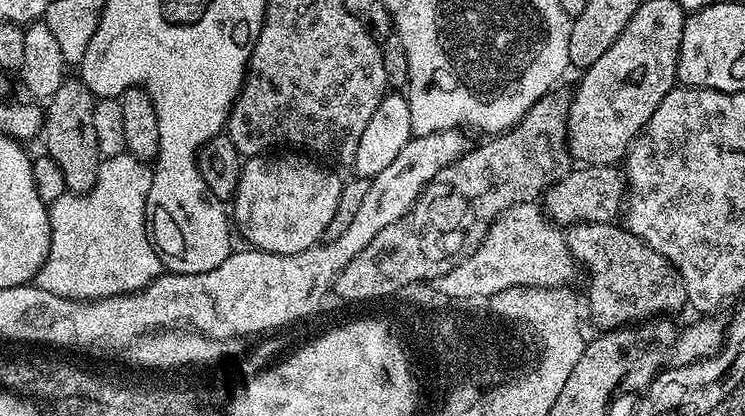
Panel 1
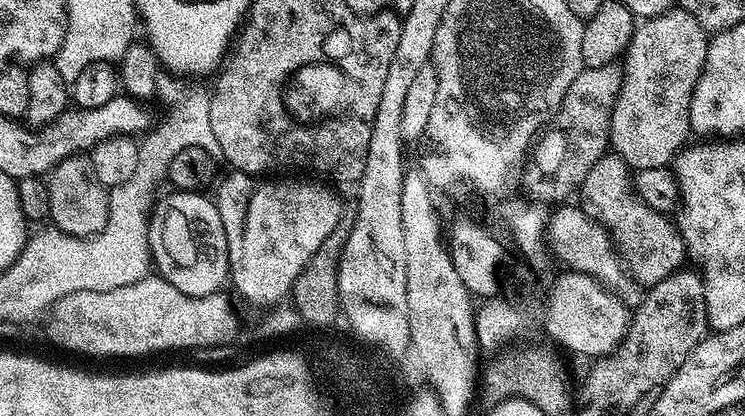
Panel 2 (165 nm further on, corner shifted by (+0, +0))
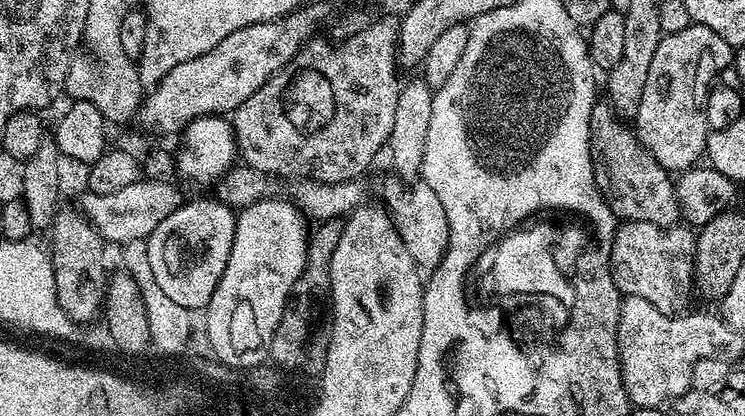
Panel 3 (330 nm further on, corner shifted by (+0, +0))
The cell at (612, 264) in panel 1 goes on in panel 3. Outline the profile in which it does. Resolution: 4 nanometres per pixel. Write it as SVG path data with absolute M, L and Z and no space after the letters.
M597 102L590 114L592 131L592 169L598 190L621 221L641 220L659 228L674 228L681 223L676 186L667 168L662 167L646 146L628 128L607 102Z

